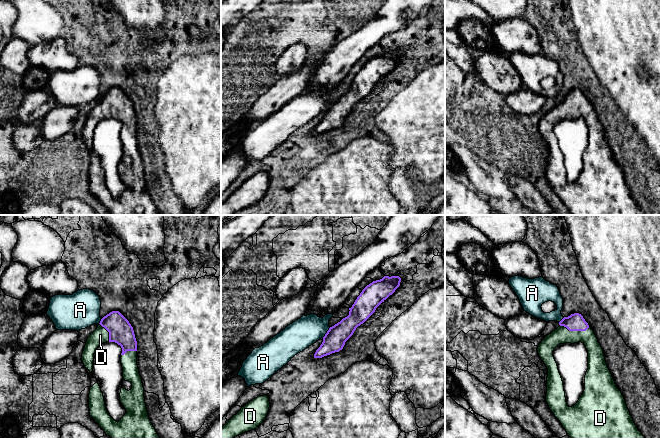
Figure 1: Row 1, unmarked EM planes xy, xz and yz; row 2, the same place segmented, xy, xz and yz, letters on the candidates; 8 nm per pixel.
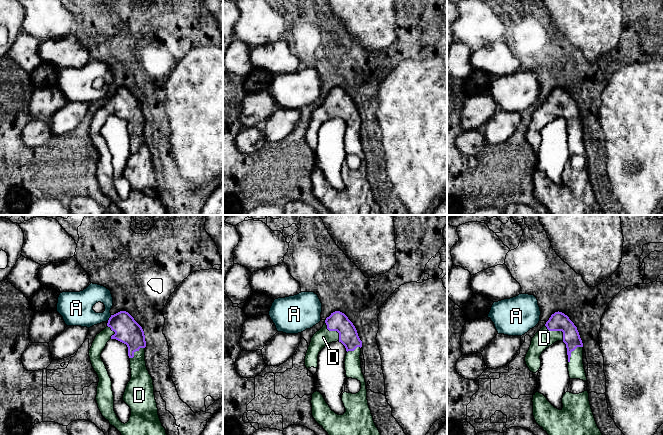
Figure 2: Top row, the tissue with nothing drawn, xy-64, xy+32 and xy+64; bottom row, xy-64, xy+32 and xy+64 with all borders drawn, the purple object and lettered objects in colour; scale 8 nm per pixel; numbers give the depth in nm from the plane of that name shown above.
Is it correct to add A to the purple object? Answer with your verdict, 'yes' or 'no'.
no

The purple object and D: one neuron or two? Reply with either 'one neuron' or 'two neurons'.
one neuron

